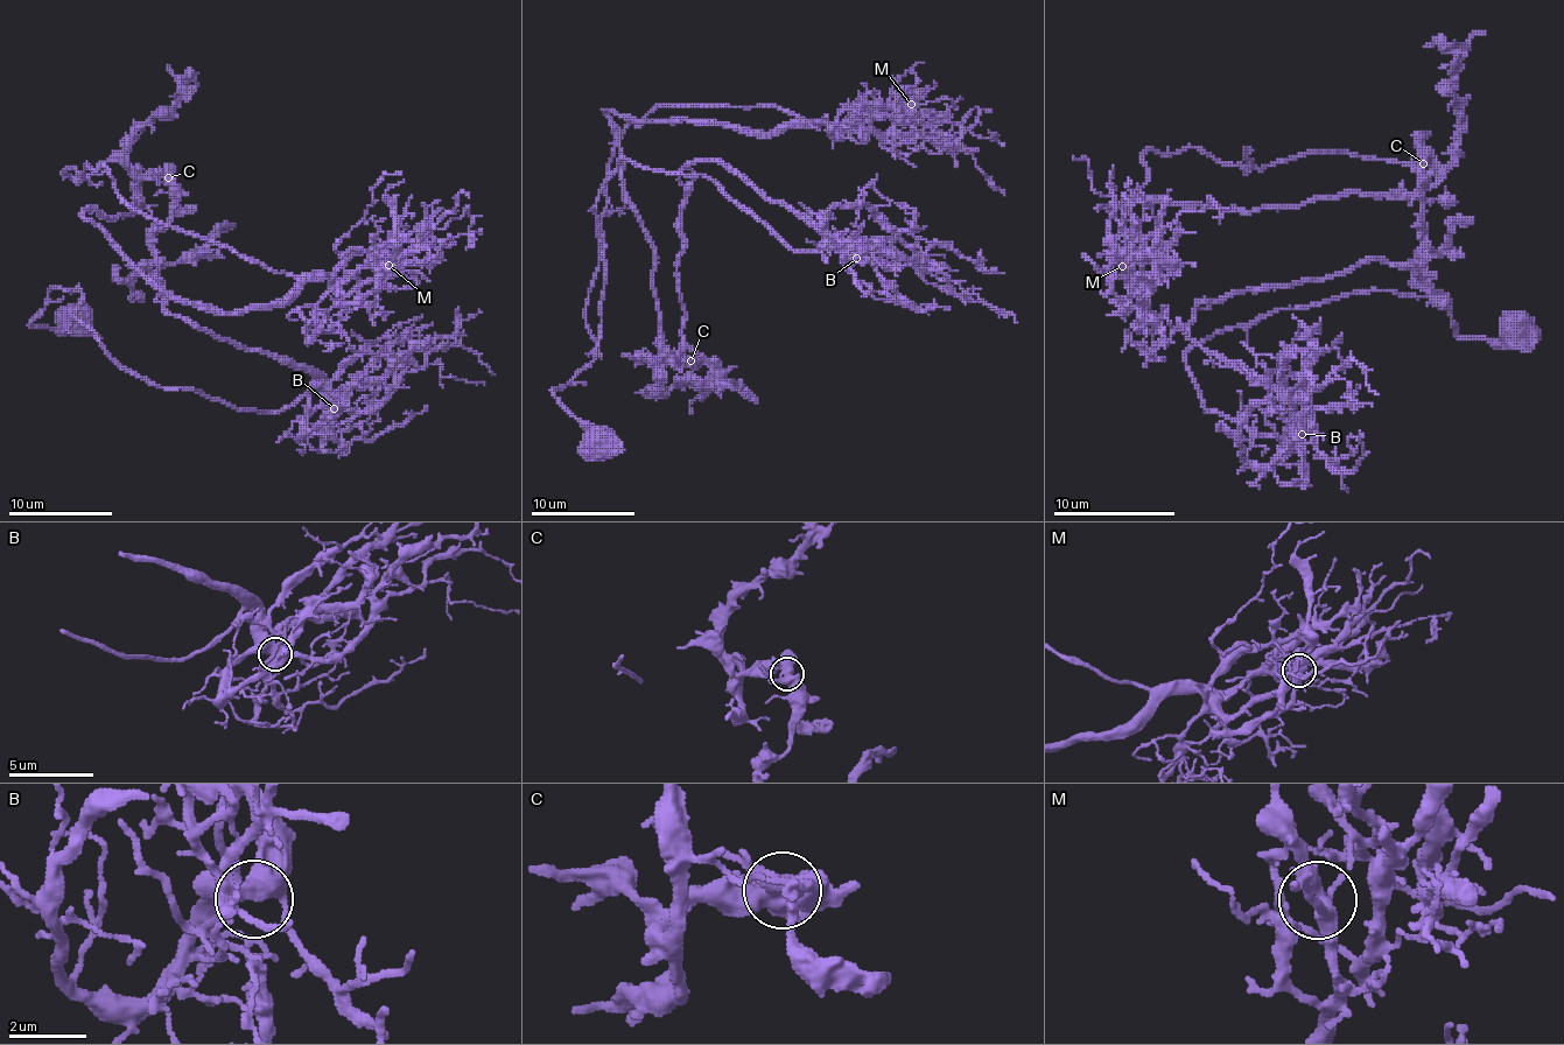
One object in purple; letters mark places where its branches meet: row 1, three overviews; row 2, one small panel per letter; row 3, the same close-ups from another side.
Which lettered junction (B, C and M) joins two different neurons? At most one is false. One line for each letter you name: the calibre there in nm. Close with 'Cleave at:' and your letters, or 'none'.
C: 500 nm thick
Cleave at: C

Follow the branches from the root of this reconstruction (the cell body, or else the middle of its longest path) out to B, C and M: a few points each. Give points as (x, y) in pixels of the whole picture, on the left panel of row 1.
B: (74, 320), (29, 325), (50, 288), (79, 286), (74, 315), (162, 387), (281, 411), (321, 379), (334, 408)
C: (74, 320), (29, 325), (79, 286), (74, 315), (162, 387), (258, 411), (308, 390), (156, 302), (167, 177)
M: (74, 320), (308, 390), (156, 302), (146, 177), (84, 216), (175, 296), (388, 265)

